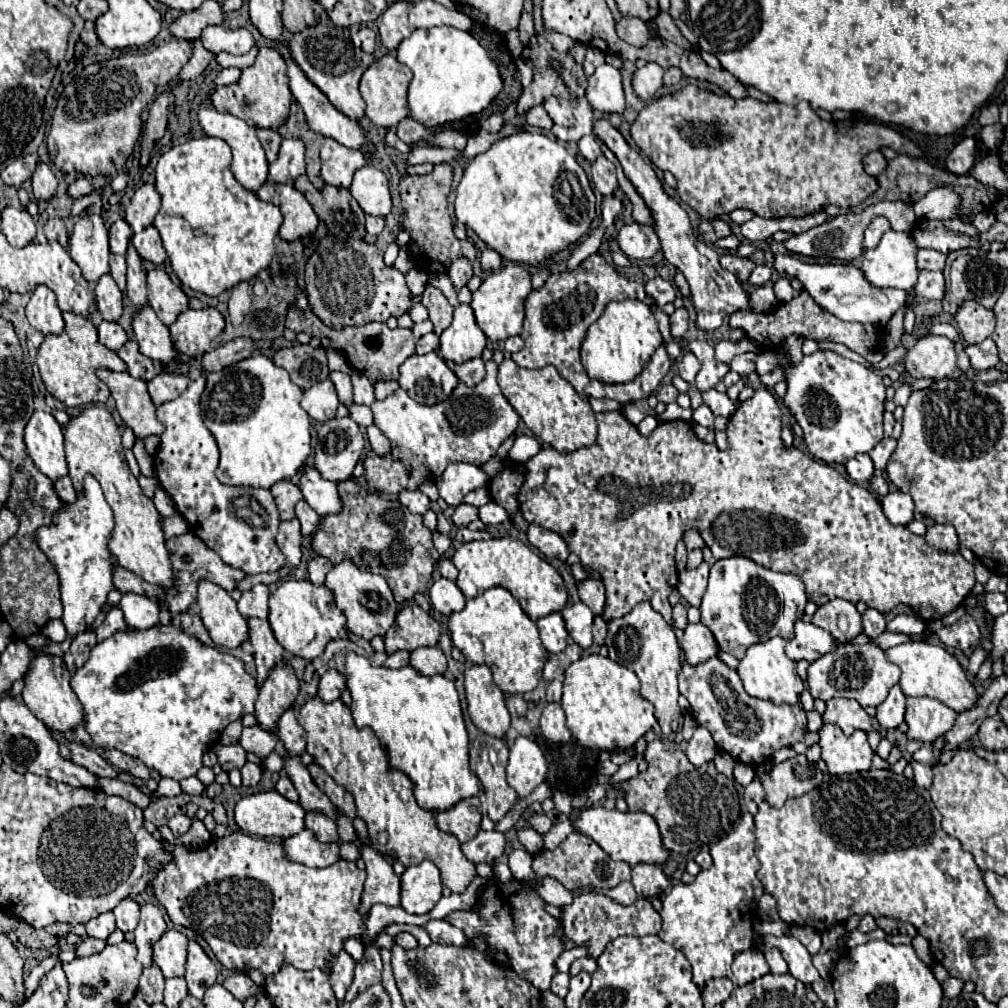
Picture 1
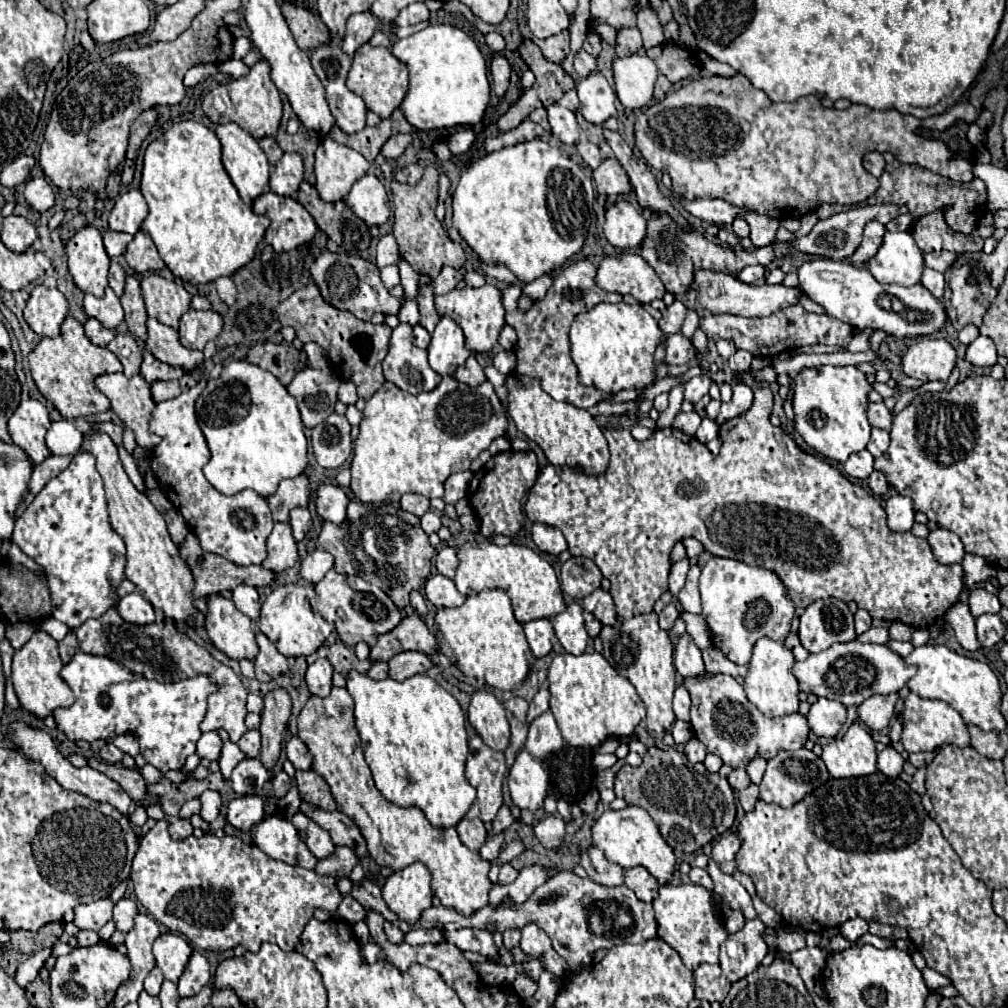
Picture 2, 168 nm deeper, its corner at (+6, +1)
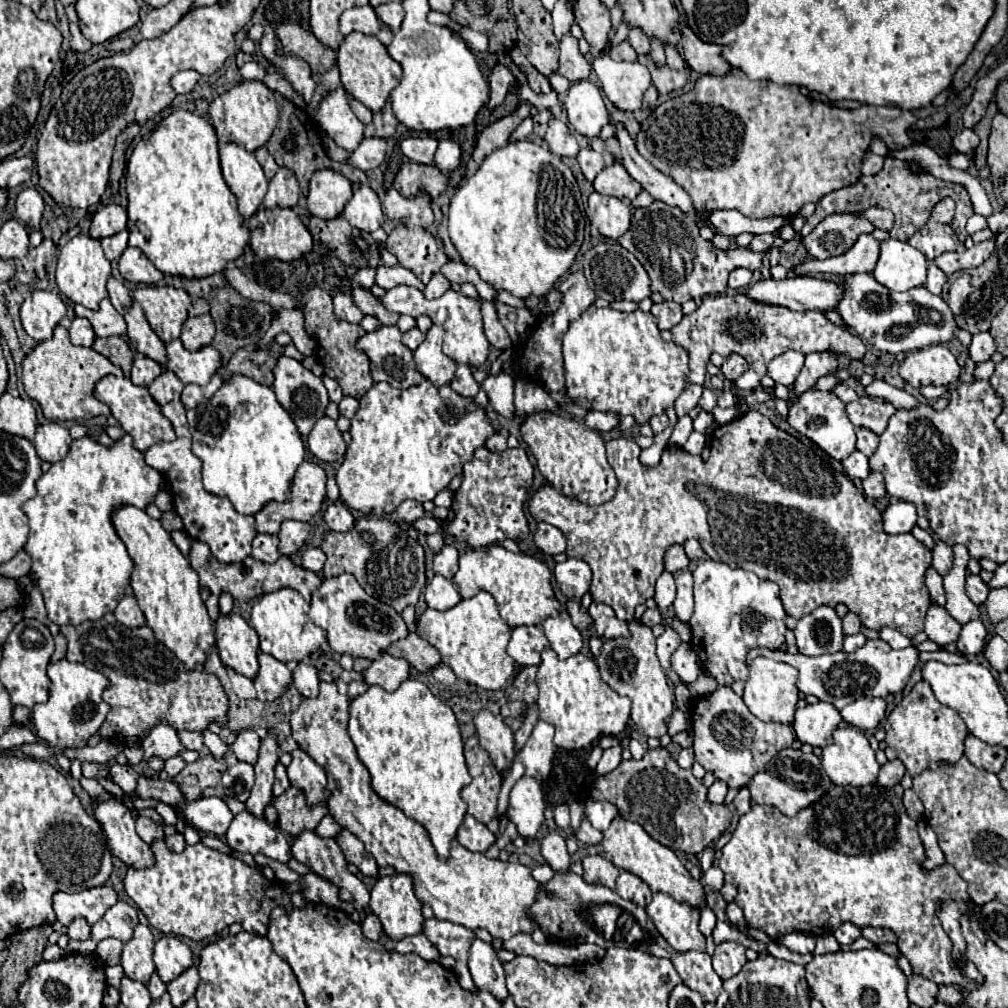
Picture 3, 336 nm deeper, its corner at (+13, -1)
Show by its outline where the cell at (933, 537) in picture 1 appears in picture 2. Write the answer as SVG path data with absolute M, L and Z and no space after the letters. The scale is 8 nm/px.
M938 527L938 529L930 531L928 543L930 543L938 563L944 563L944 565L962 563L964 547L962 547L962 541L960 541L960 537L956 533Z

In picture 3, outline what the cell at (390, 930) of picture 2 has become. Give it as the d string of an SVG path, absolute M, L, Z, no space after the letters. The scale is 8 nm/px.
M367 913L367 917L363 919L361 923L361 929L363 929L363 935L371 941L379 941L379 937L383 935L383 927L381 927L381 921L373 915L373 913Z

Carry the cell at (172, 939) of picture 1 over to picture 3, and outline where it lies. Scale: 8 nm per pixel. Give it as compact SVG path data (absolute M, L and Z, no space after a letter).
M161 937L153 949L153 963L163 983L173 981L193 965L191 949L177 937Z

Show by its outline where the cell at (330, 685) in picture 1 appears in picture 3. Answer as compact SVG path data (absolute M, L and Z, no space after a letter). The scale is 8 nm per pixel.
M299 663L293 673L293 685L303 697L317 697L319 695L319 671L313 665Z

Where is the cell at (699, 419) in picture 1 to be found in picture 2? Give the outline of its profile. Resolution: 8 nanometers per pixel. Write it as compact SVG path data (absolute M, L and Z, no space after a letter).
M704 417L704 419L702 419L702 425L700 425L698 431L696 431L696 439L698 439L700 443L708 443L708 441L712 441L714 437L718 437L718 425L716 425L716 421Z

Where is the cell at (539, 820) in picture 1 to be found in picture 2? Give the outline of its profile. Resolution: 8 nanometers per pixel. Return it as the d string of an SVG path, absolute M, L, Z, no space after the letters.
M548 815L534 827L534 833L546 849L560 849L564 845L566 823L560 815Z

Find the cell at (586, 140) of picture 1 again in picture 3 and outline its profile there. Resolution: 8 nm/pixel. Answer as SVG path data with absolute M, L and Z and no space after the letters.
M581 149L581 151L577 153L577 161L579 161L579 165L581 165L581 171L583 171L585 179L591 181L591 183L593 183L595 175L605 167L601 153L597 153L597 151L593 151L593 149Z

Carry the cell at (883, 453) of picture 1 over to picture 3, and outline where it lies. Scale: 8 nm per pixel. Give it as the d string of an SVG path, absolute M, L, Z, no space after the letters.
M857 429L857 449L861 453L865 453L867 457L871 457L877 451L877 445L879 445L879 437L873 431L869 431L869 429Z

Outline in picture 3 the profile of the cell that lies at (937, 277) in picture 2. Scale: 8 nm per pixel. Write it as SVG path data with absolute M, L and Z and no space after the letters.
M929 265L929 269L927 269L927 281L925 281L925 287L933 293L933 295L941 295L941 287L943 287L943 283L947 281L947 275L939 269L939 267L935 267L935 265Z

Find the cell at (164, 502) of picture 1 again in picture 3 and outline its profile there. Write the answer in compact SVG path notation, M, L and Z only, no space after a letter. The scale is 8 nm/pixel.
M171 531L171 541L179 547L179 551L183 555L189 553L189 547L191 547L191 537L185 533L185 531Z

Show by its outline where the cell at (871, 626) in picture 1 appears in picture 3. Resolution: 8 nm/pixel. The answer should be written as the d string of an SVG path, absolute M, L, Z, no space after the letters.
M847 613L847 615L843 617L843 633L845 633L845 635L855 635L855 633L859 633L859 629L861 629L861 619L859 619L859 615Z

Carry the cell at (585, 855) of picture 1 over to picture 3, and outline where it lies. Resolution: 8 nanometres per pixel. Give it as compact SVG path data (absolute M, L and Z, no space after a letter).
M587 855L583 859L583 879L587 883L601 883L609 889L615 889L615 879L619 877L619 869L601 855Z

